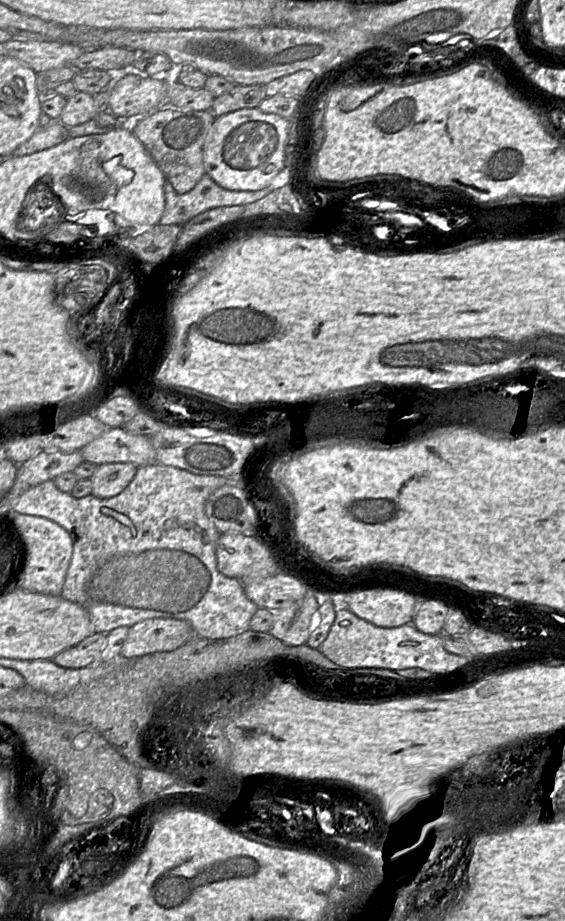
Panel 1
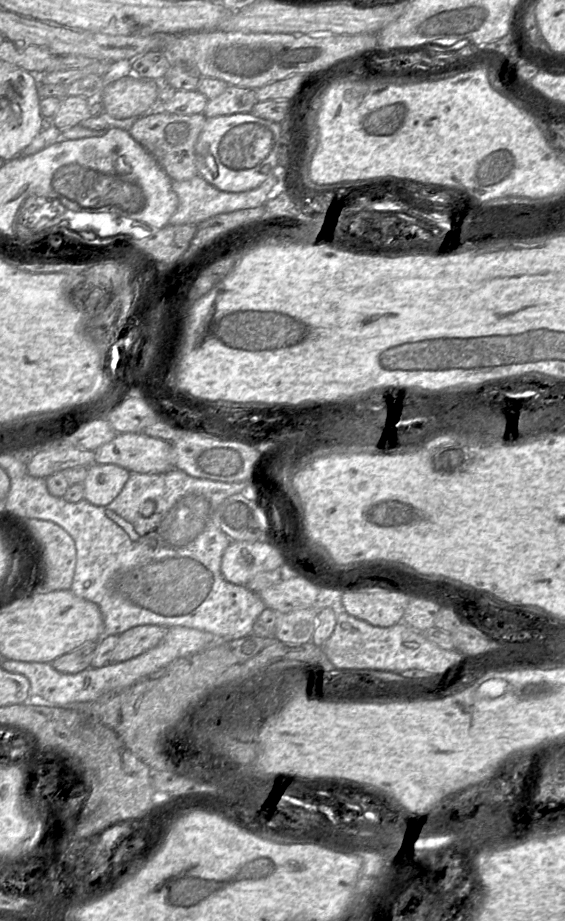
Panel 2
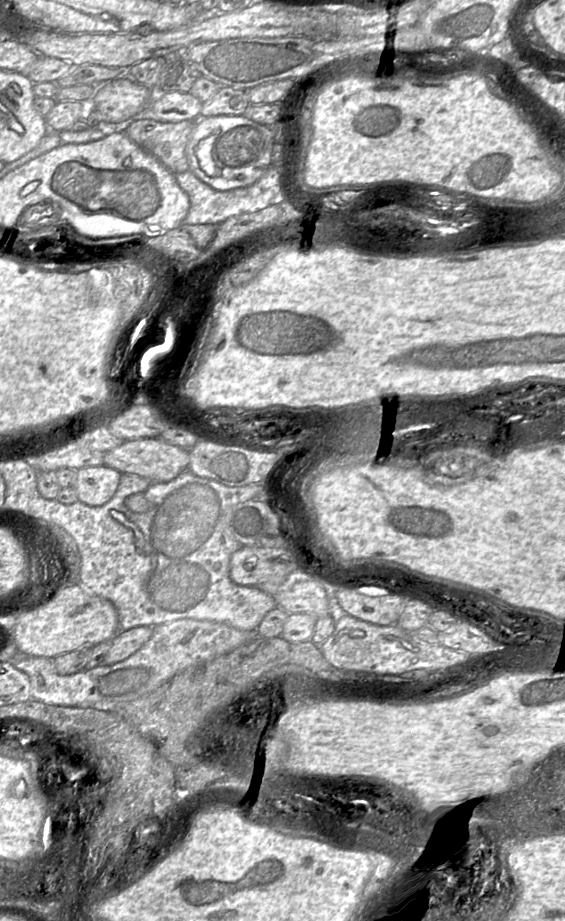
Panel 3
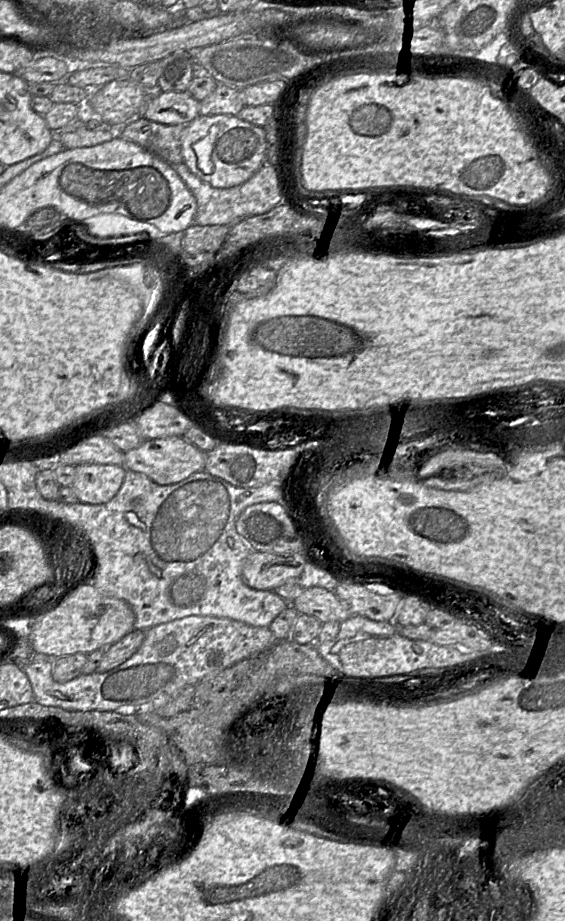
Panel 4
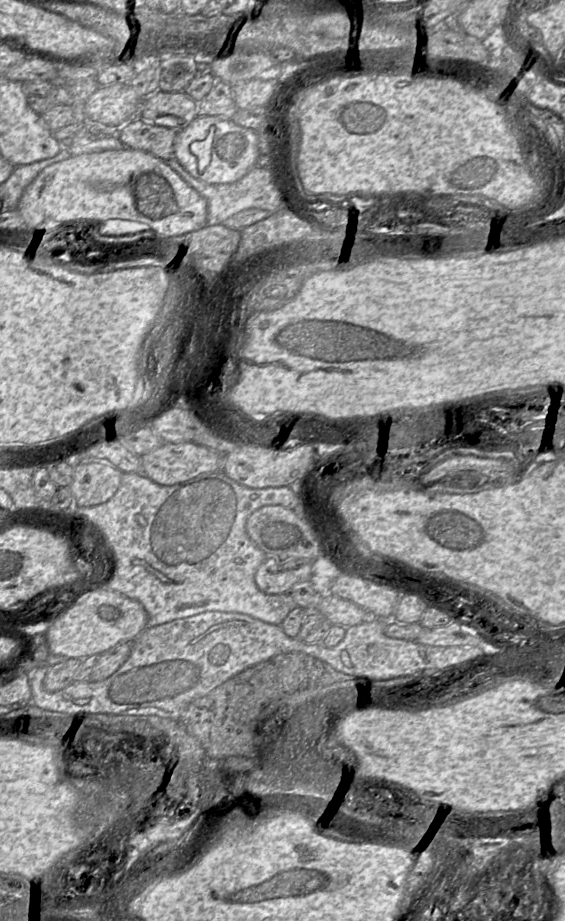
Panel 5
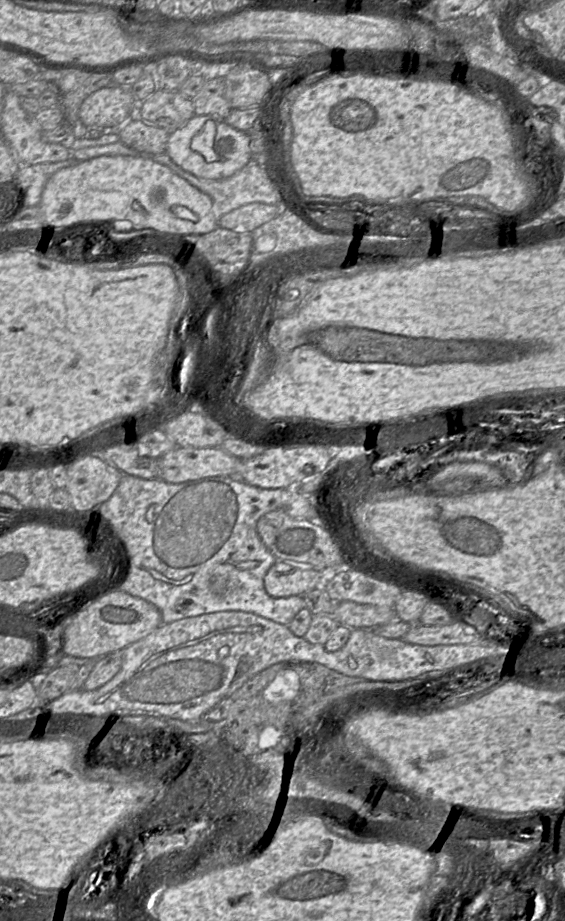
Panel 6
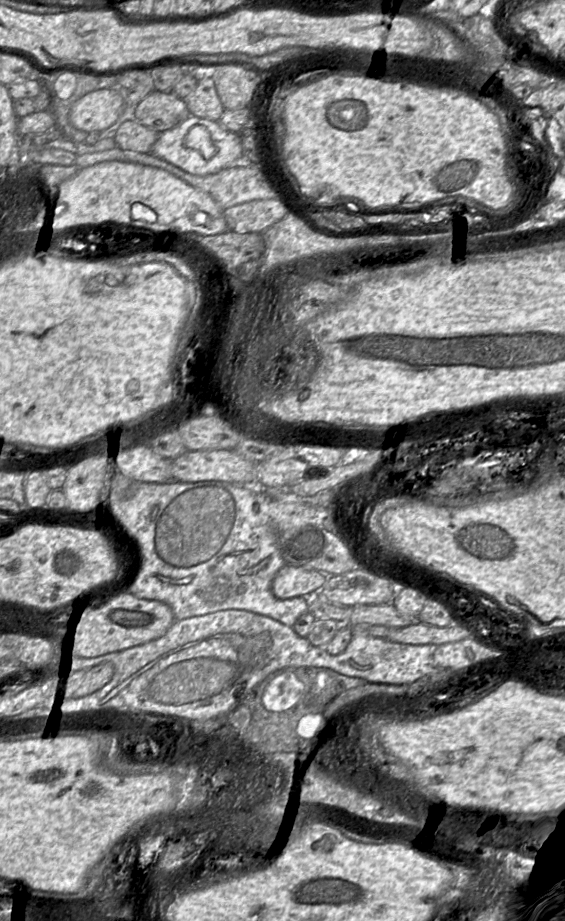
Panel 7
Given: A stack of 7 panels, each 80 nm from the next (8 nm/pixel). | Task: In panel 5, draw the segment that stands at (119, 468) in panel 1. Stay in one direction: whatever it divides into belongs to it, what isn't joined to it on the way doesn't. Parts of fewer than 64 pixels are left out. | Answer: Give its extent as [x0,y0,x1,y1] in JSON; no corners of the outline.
[70,463,122,507]

